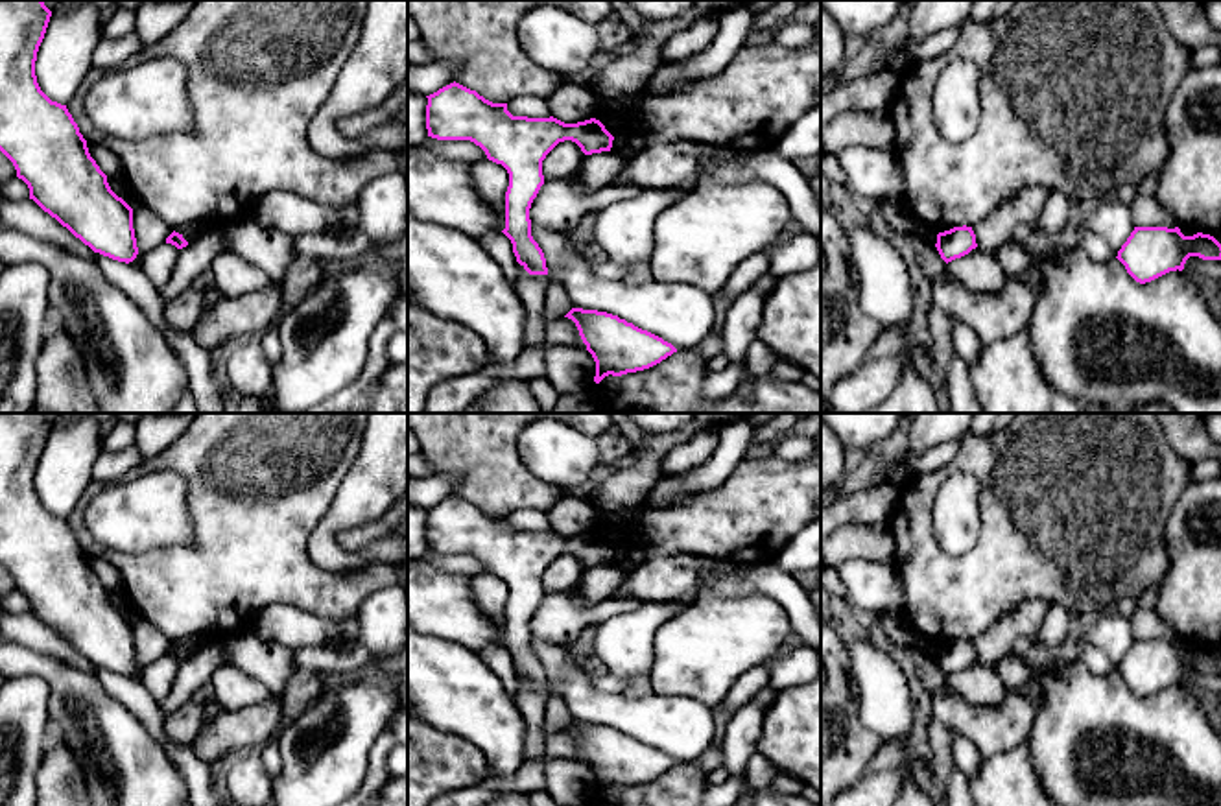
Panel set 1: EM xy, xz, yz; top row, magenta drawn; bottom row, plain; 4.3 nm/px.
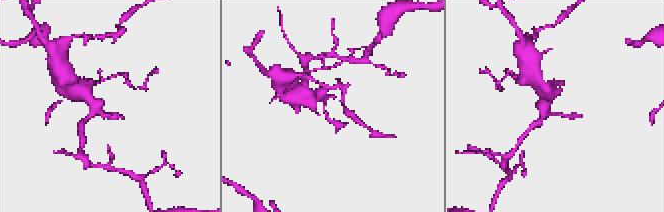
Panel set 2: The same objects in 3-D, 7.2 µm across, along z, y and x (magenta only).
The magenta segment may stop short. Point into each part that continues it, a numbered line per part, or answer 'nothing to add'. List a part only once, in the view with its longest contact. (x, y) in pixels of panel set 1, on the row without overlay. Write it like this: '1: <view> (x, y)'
nothing to add

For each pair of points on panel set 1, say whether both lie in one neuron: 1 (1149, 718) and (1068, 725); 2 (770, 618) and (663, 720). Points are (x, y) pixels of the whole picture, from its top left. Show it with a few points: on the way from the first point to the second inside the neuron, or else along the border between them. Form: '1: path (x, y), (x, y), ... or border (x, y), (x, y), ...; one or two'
1: path (1129, 720), (1089, 723); one
2: border (655, 692), (685, 694), (712, 709); two

